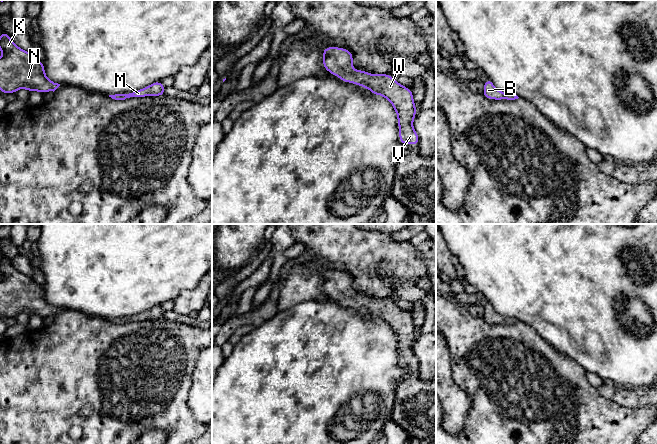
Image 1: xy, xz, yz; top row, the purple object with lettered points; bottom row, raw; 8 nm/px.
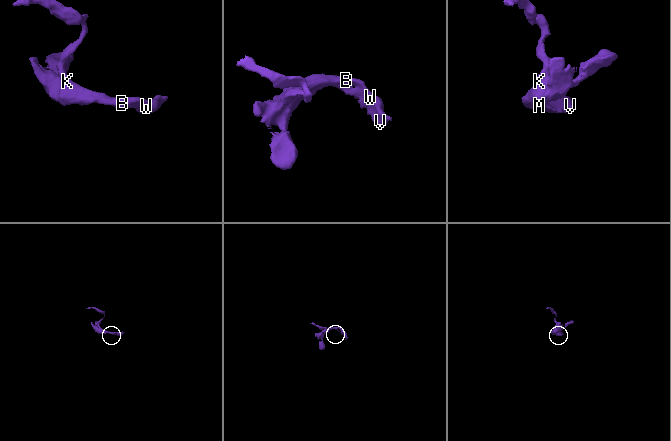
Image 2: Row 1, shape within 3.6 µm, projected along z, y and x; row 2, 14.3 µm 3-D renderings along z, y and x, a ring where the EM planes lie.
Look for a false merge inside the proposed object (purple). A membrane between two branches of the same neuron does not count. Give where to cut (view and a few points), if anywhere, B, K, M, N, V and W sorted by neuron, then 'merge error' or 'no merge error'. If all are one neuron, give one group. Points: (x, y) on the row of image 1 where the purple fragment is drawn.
cut none; groups B K M N V W; no merge error

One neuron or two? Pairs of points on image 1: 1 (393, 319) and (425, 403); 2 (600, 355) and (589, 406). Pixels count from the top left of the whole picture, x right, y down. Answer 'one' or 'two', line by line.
1: one
2: two

